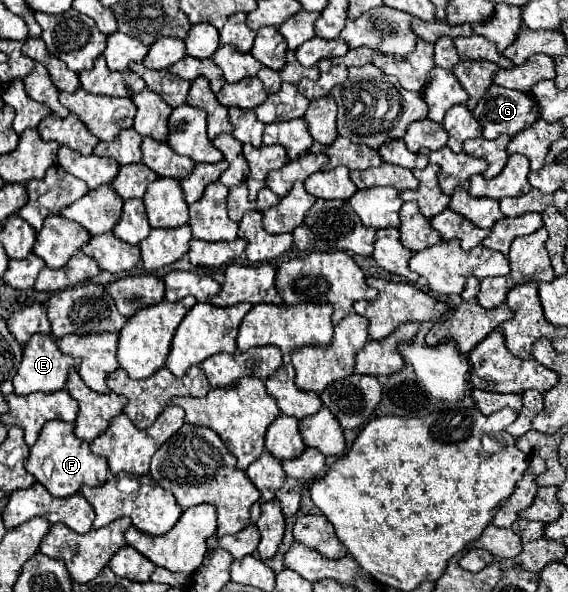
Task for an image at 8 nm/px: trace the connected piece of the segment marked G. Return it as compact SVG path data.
M491 84L473 116L483 126L483 138L493 140L501 134L515 136L521 128L533 124L539 118L539 108L531 94Z

